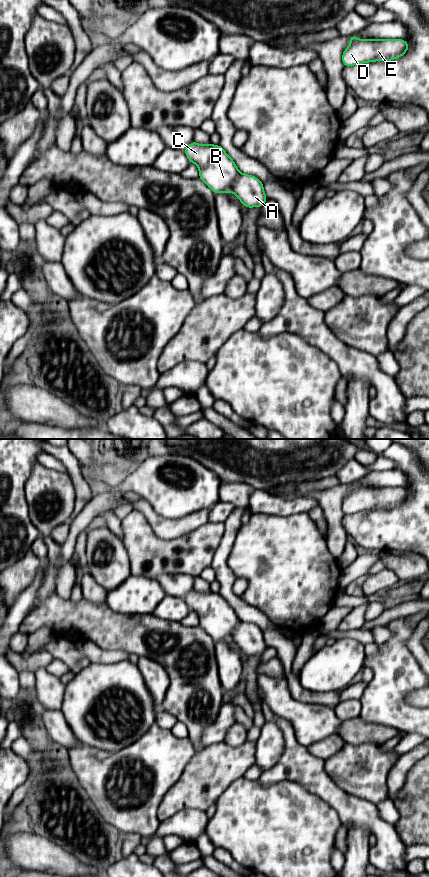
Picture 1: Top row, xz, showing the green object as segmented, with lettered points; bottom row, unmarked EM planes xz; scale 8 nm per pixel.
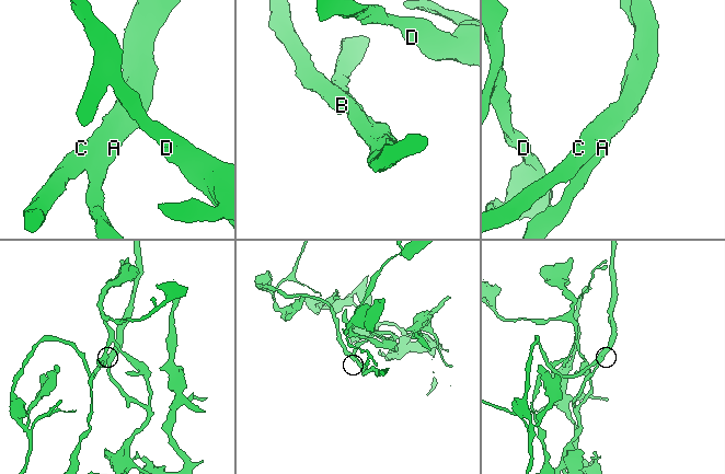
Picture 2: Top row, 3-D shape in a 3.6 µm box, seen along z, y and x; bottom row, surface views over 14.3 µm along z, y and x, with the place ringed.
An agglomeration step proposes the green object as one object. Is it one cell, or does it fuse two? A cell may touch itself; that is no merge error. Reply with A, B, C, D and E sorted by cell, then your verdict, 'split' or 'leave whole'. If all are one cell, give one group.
A B C D E | leave whole

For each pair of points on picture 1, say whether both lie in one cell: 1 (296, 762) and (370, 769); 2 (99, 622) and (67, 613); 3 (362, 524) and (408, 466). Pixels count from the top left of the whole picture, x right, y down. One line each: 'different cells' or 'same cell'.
1: different cells
2: same cell
3: same cell

